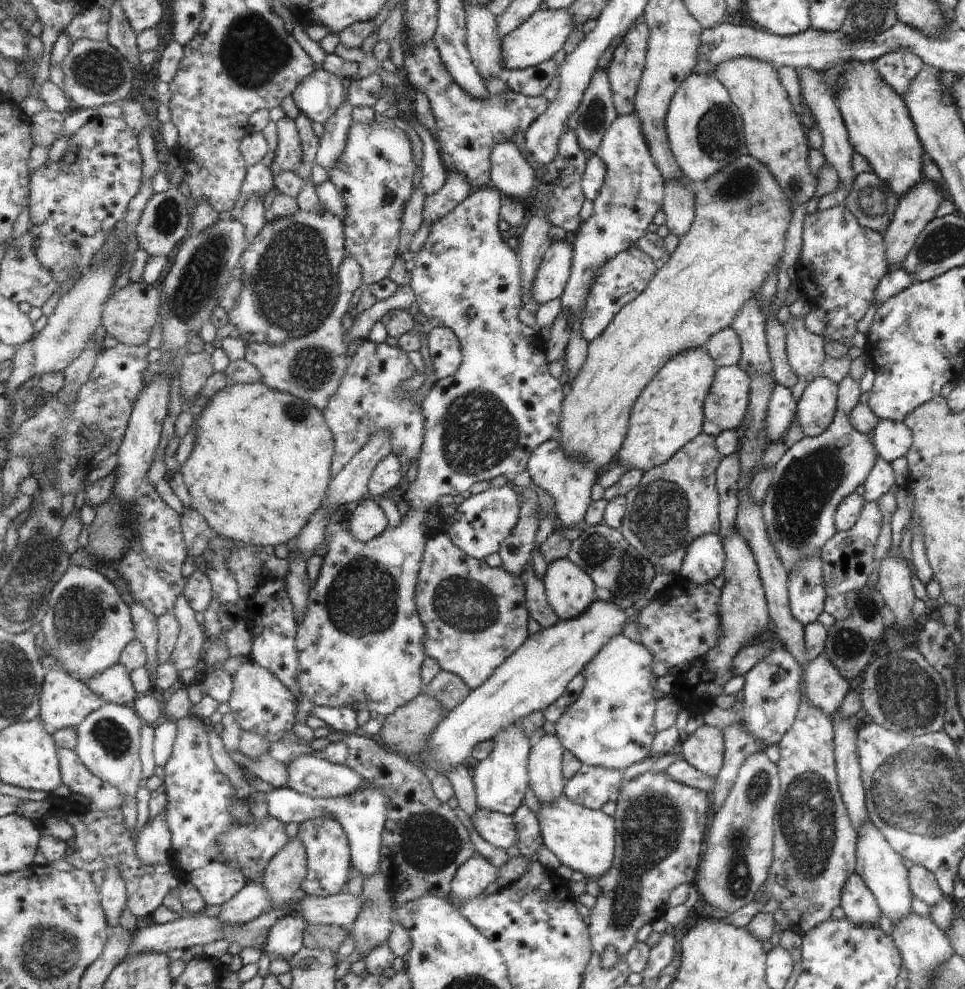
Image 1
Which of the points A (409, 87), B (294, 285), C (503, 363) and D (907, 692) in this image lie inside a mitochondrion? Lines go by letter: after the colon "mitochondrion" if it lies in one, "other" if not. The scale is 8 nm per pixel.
A: other
B: mitochondrion
C: other
D: mitochondrion

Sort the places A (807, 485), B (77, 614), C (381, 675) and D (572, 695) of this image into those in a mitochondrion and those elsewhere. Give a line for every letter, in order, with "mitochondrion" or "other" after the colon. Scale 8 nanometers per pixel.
A: mitochondrion
B: mitochondrion
C: other
D: other

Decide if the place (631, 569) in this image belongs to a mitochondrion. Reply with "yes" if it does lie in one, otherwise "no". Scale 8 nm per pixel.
yes

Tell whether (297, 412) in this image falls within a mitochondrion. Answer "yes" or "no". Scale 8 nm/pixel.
yes

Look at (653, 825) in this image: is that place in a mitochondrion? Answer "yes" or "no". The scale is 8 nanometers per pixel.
yes

